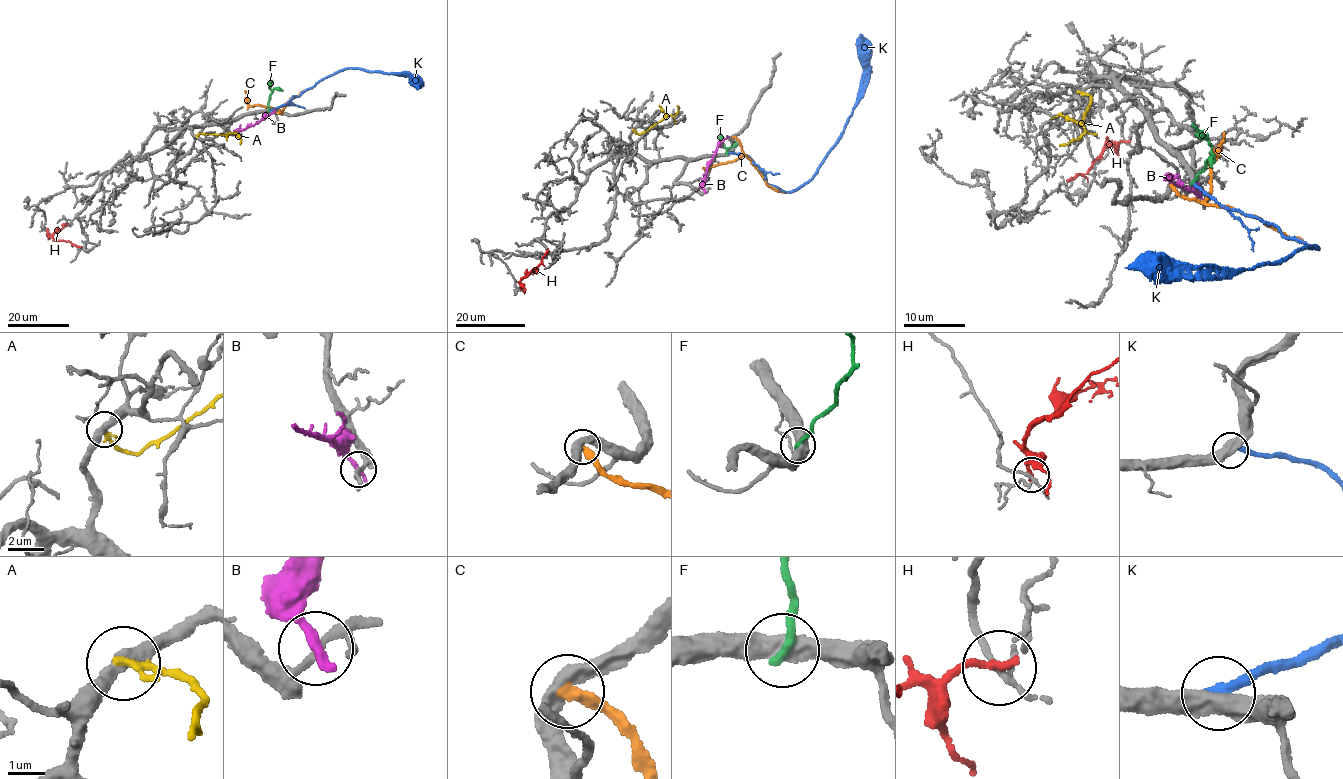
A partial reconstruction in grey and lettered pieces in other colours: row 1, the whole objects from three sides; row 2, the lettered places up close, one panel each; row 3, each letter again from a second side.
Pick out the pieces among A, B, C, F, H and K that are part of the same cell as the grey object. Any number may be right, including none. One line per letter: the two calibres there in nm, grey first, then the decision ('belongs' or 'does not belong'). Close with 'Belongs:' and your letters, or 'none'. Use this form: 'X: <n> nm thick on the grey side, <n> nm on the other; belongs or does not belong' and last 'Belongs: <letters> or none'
A: 360 nm thick on the grey side, 240 nm on the other; does not belong
B: 160 nm thick on the grey side, 320 nm on the other; does not belong
C: 440 nm thick on the grey side, 320 nm on the other; does not belong
F: 550 nm thick on the grey side, 280 nm on the other; does not belong
H: 150 nm thick on the grey side, 200 nm on the other; does not belong
K: 500 nm thick on the grey side, 280 nm on the other; belongs
Belongs: K

